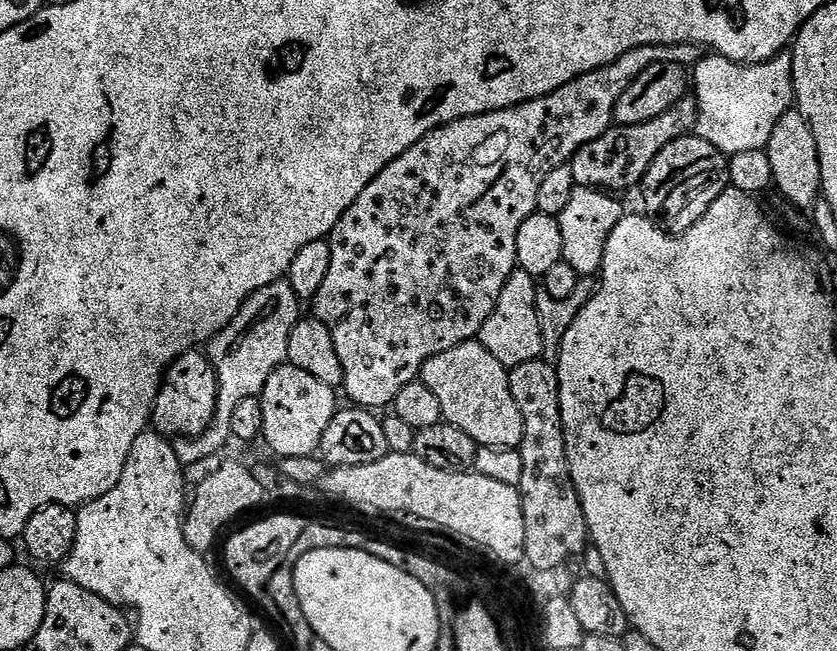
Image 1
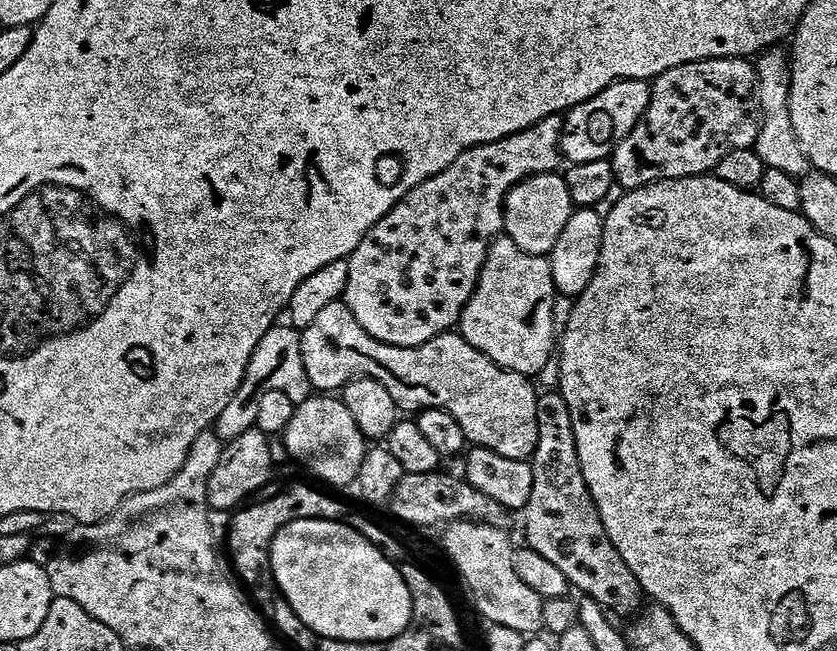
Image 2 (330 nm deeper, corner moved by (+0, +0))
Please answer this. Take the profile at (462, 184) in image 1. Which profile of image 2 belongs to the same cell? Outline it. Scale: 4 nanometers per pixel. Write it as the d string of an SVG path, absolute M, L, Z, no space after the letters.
M563 115L551 116L526 130L522 130L518 134L514 134L510 138L502 138L498 142L490 142L466 150L450 167L442 170L442 174L434 174L434 178L422 182L422 186L415 188L401 204L394 206L394 210L390 210L390 214L386 214L386 218L382 218L382 222L378 222L378 226L374 226L374 230L370 230L370 234L366 234L366 238L362 238L360 245L354 249L347 259L350 266L350 278L346 282L342 302L350 310L350 314L354 314L354 318L358 318L358 326L362 326L362 330L366 330L366 334L370 334L370 338L390 346L413 348L438 338L443 332L453 331L459 325L460 315L464 312L464 307L470 302L470 298L480 281L482 266L486 262L490 246L504 232L504 199L507 198L509 192L517 184L530 179L531 176L541 176L547 172L559 173L561 171L562 153L560 143L564 134L564 121L565 117Z

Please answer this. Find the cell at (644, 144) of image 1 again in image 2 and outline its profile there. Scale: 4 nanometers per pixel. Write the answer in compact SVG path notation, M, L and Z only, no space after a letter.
M748 58L699 60L666 70L652 84L648 113L610 157L615 183L636 192L661 180L706 176L734 150L755 149L762 121L759 90L756 65Z

